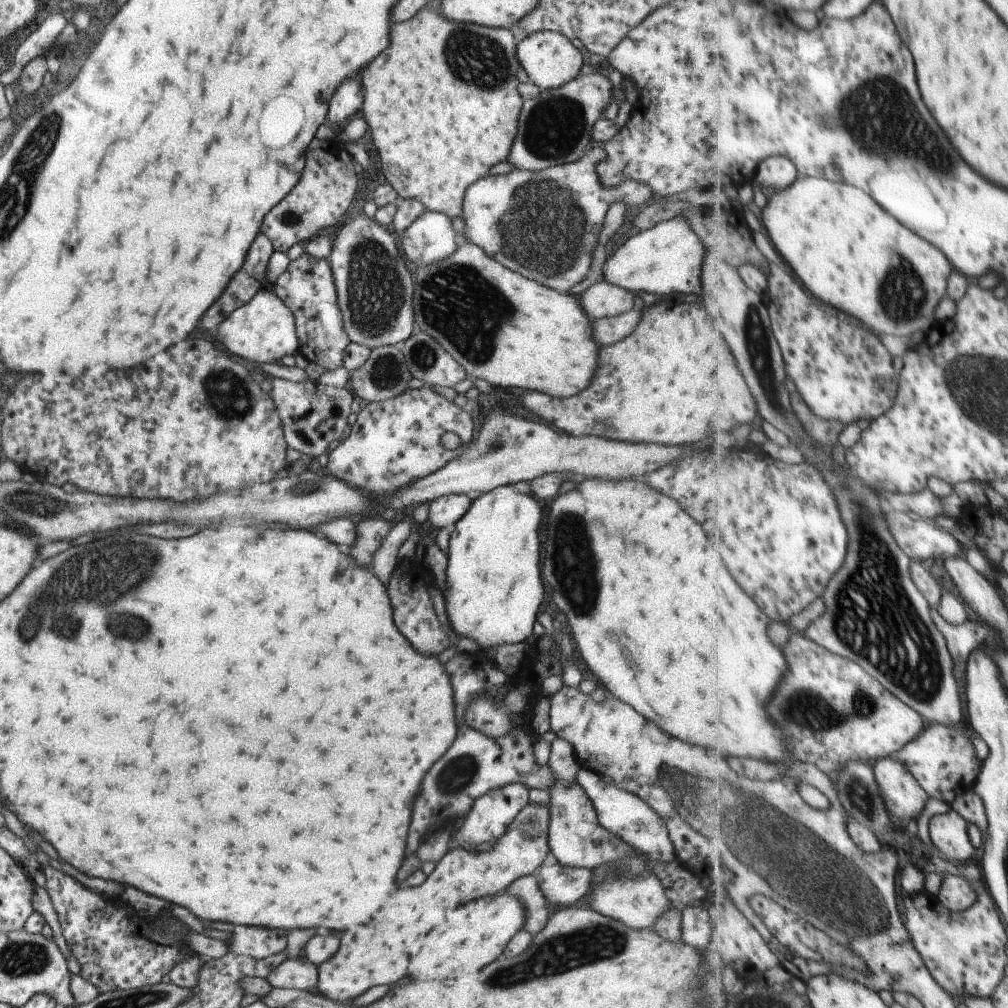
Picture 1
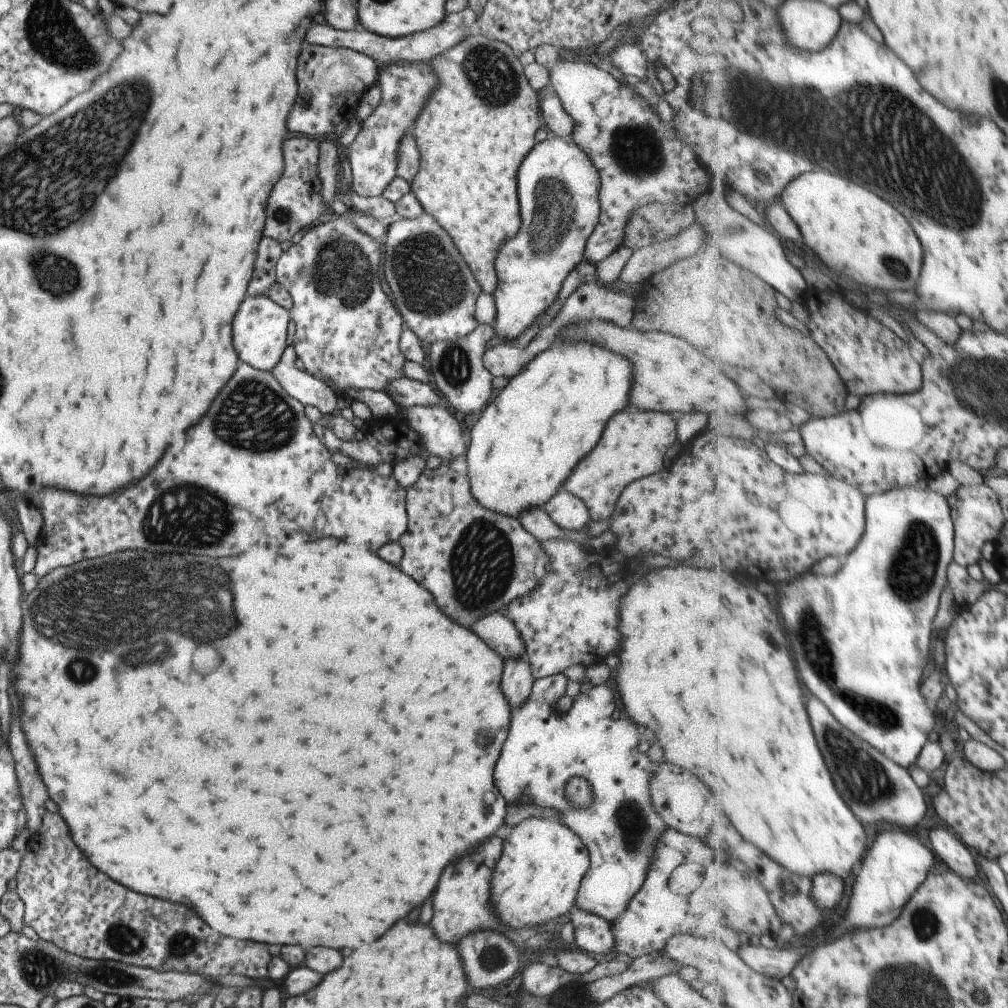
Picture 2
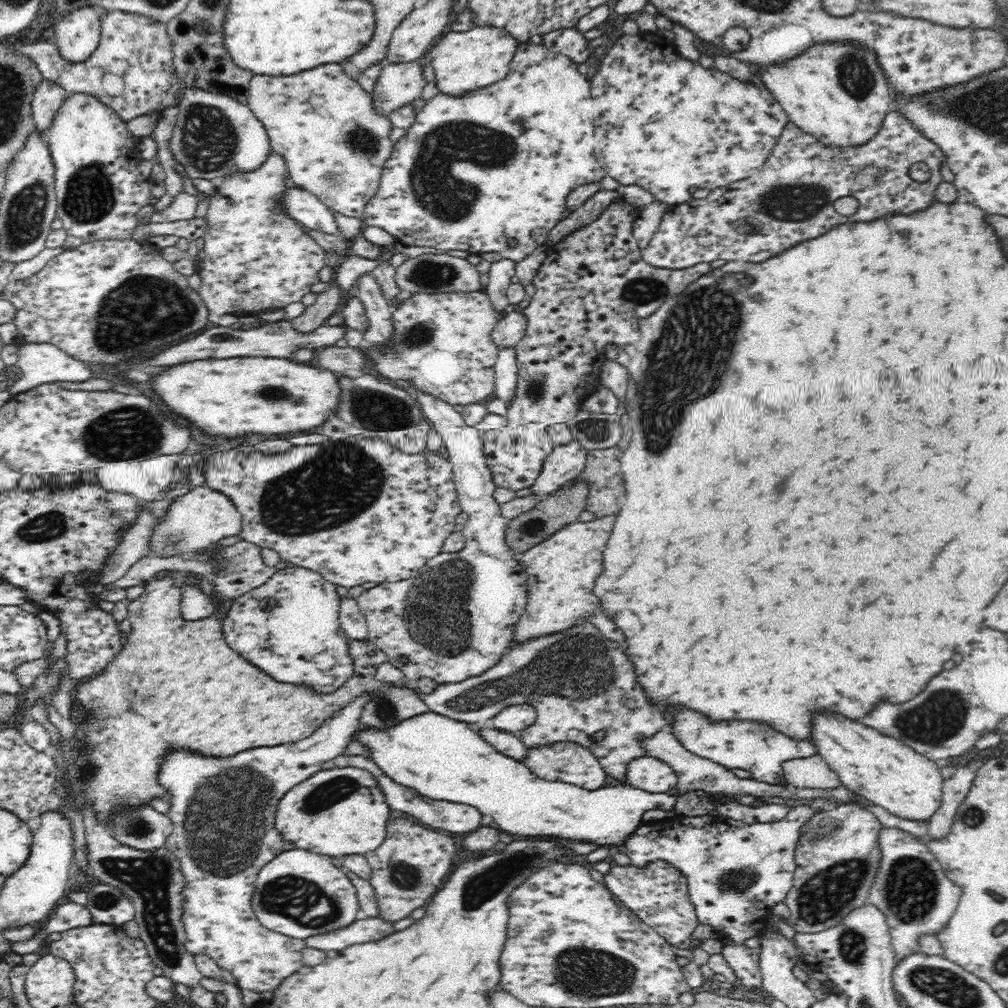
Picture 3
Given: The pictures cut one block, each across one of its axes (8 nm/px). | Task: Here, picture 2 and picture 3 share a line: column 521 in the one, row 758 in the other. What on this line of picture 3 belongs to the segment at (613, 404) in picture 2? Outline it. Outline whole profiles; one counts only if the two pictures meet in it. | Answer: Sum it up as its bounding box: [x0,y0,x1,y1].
[355,712,678,851]

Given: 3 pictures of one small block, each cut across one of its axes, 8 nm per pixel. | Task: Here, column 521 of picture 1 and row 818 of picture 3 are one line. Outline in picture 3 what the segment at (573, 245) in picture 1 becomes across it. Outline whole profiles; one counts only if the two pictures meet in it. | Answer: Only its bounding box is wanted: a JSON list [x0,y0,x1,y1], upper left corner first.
[158,693,372,993]

